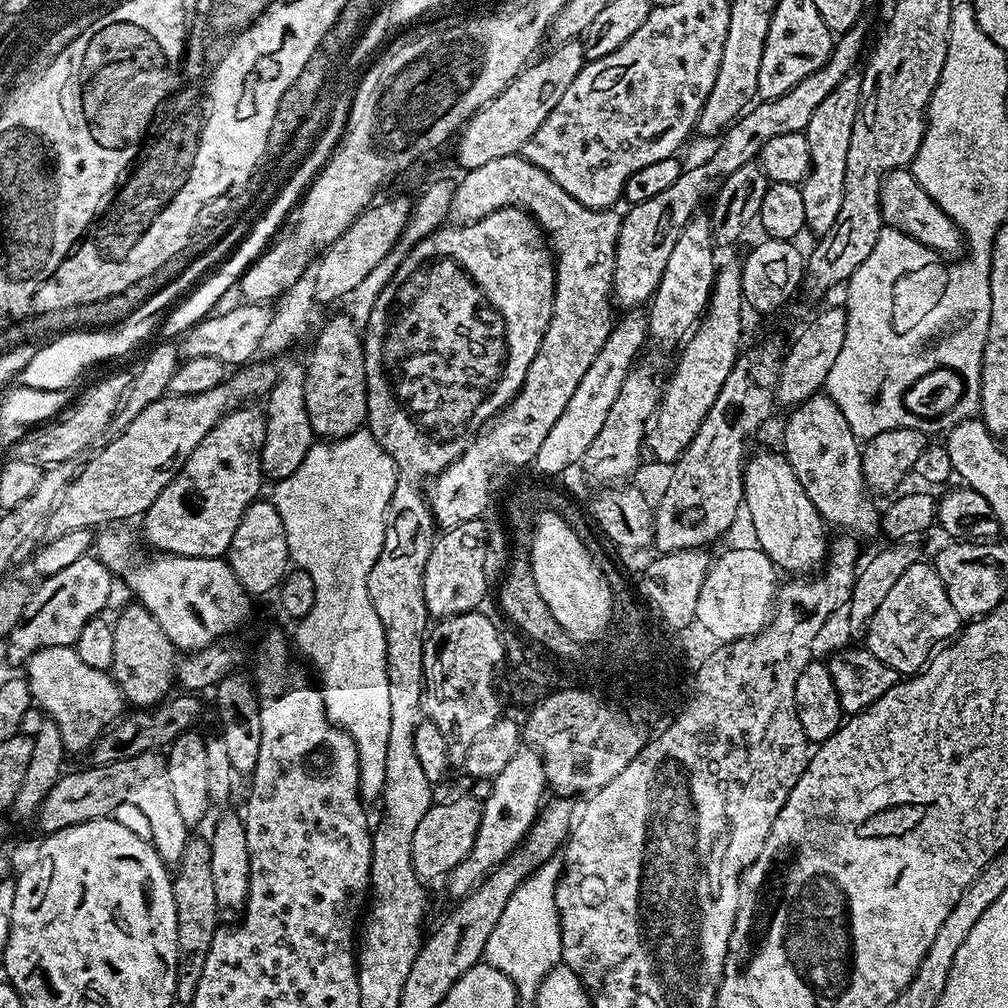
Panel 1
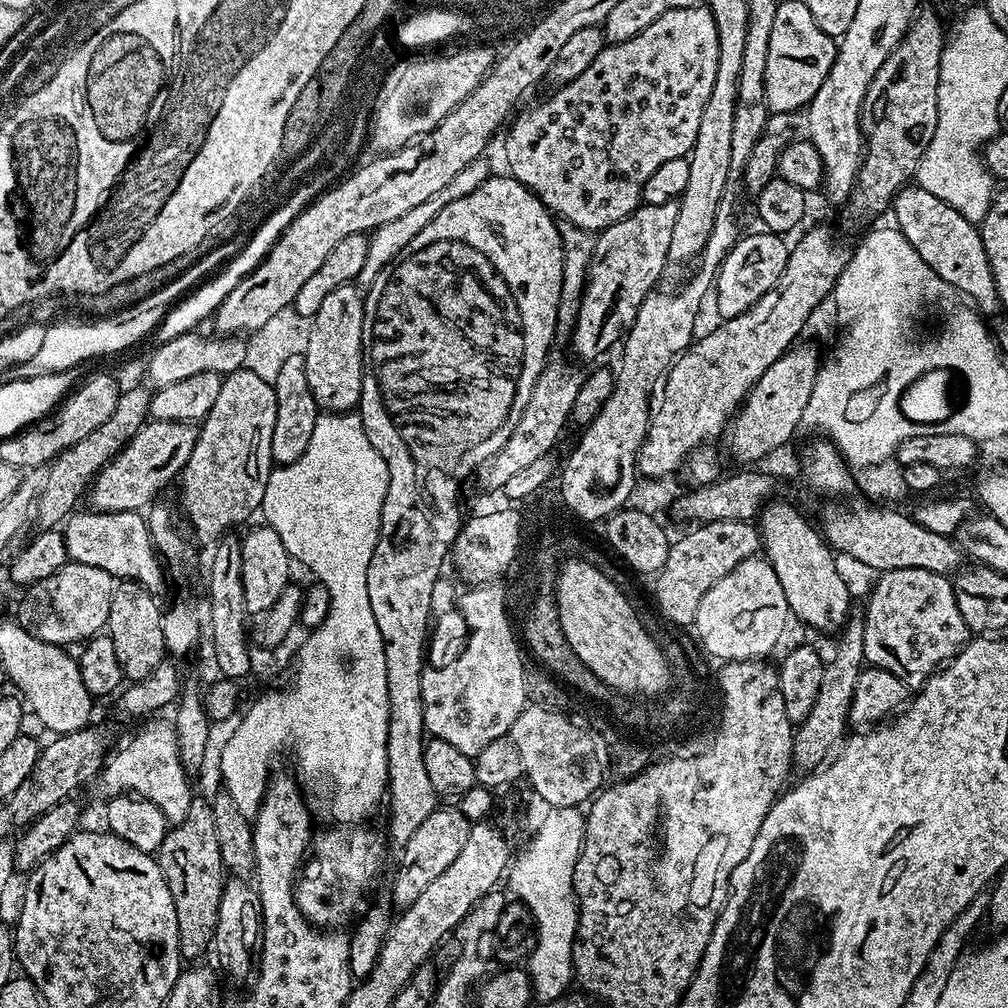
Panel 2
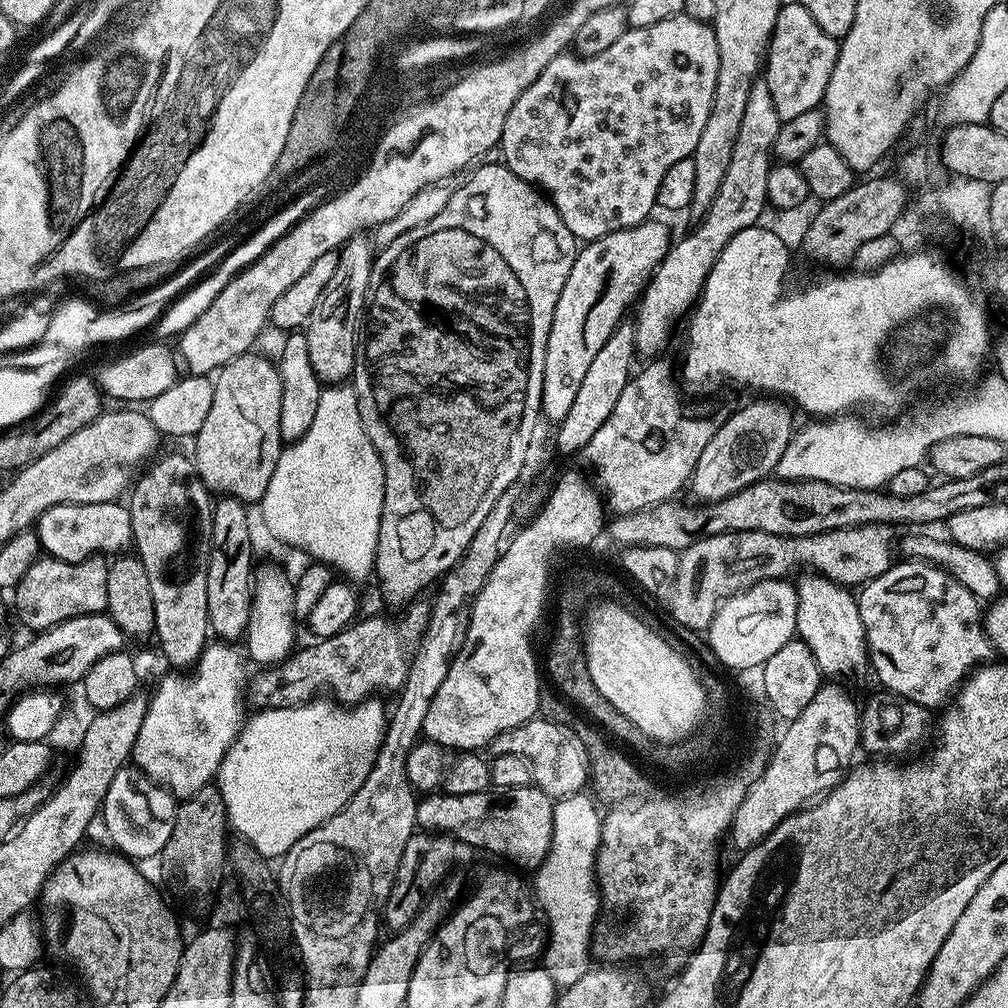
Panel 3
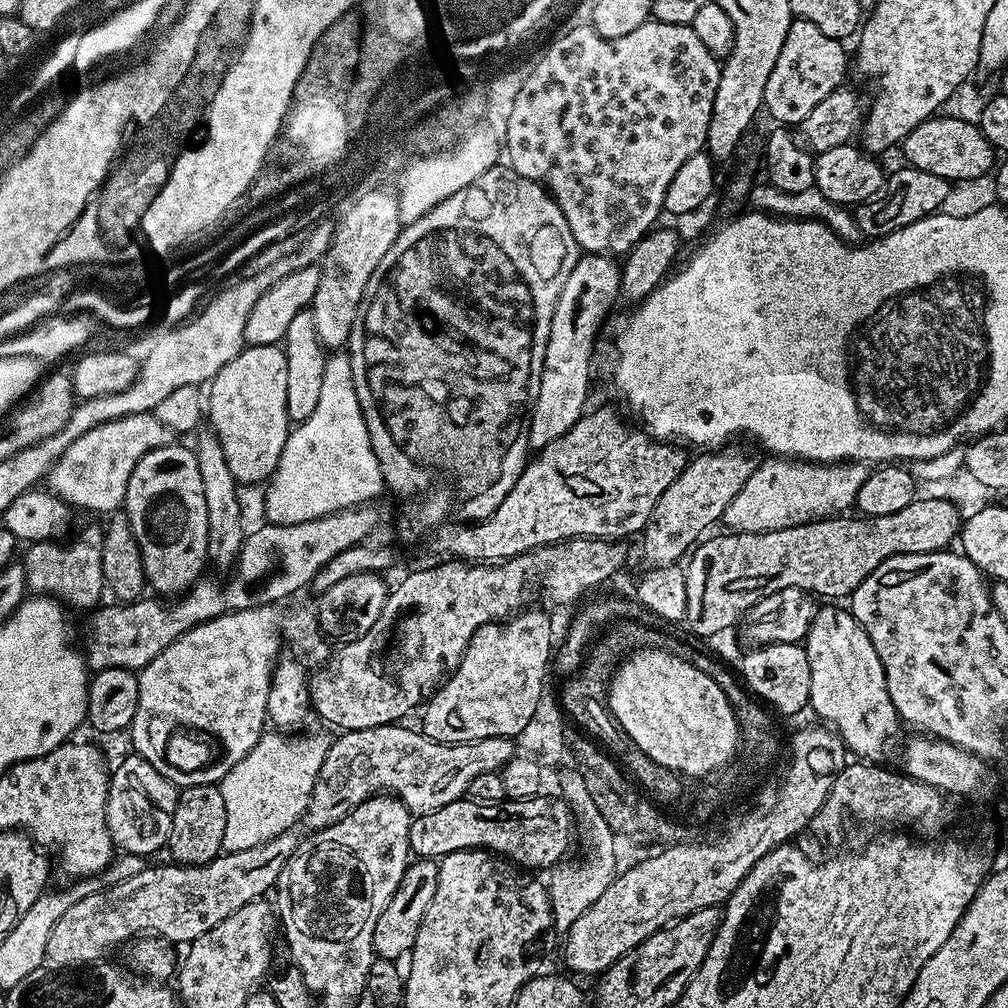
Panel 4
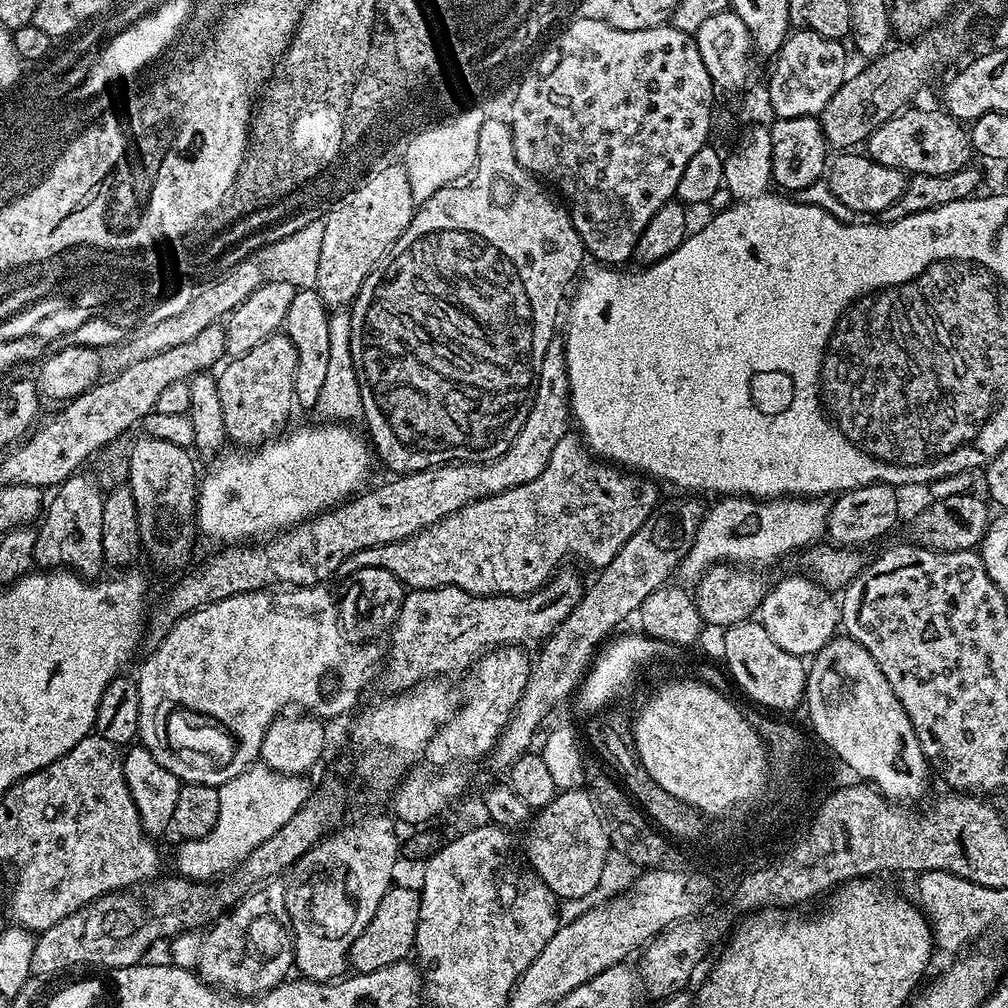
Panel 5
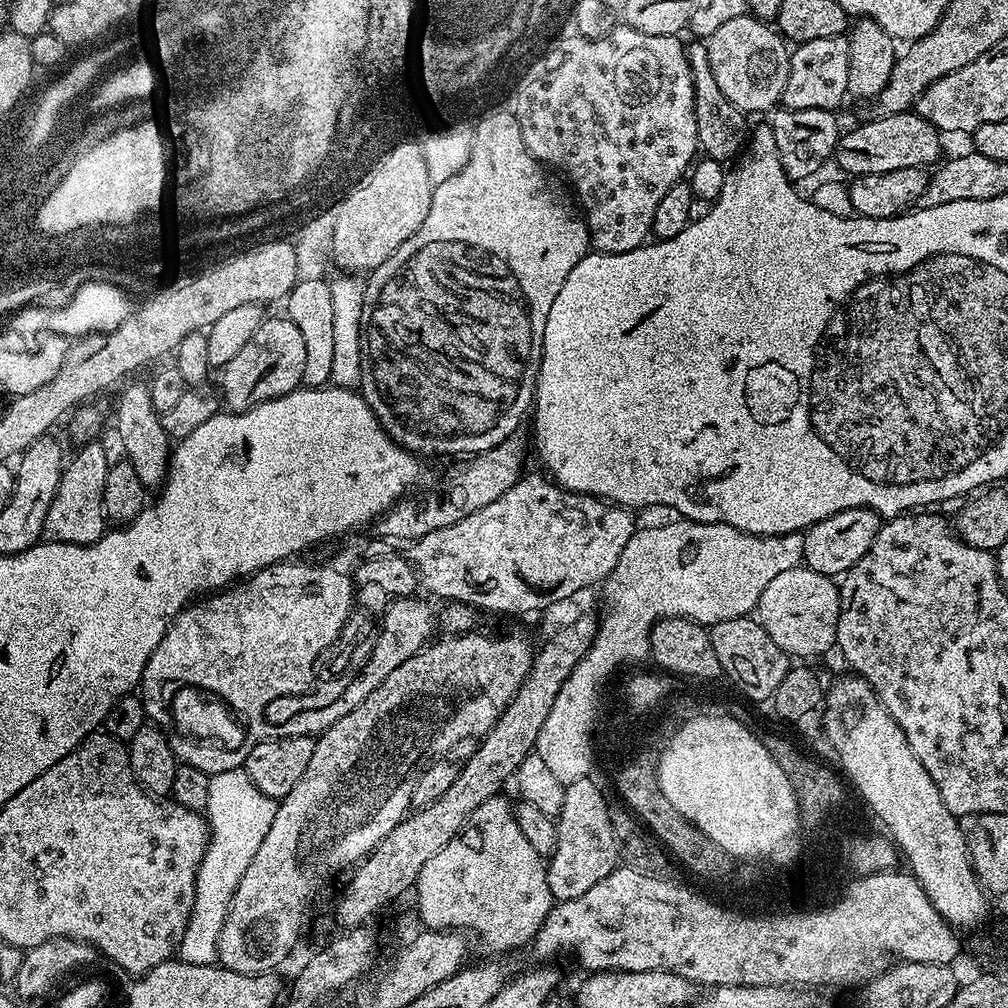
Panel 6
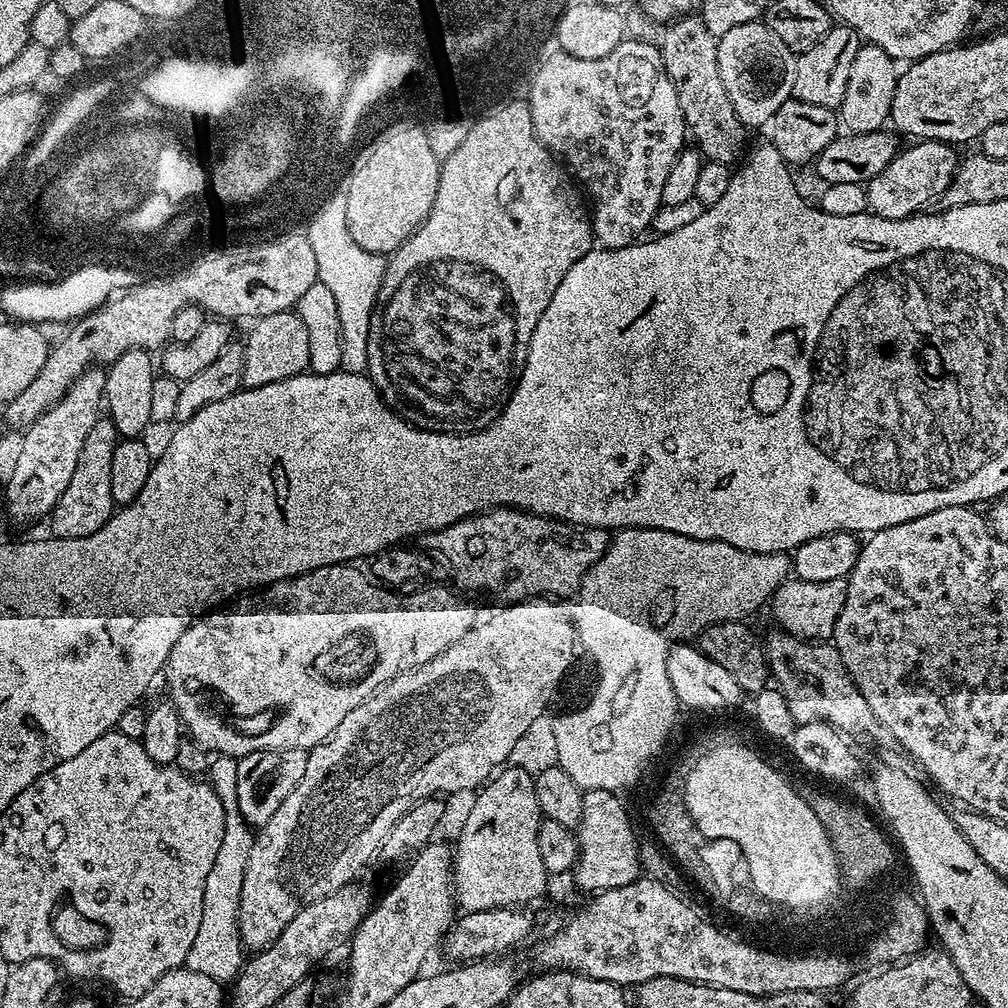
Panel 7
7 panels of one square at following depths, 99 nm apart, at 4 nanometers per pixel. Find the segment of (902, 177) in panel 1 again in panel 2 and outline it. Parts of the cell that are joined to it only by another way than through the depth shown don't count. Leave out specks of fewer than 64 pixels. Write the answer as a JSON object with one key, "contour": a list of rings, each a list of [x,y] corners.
{"contour":[[[919,186],[901,188],[890,205],[890,212],[896,215],[894,224],[898,231],[907,238],[910,246],[914,246],[914,250],[918,250],[926,266],[930,266],[930,270],[934,270],[934,274],[938,274],[949,289],[957,288],[965,292],[981,313],[1001,311],[990,258],[986,256],[986,246],[982,246],[977,225],[962,218],[962,214],[958,214],[958,210],[954,210],[948,201],[934,198],[930,190]]]}

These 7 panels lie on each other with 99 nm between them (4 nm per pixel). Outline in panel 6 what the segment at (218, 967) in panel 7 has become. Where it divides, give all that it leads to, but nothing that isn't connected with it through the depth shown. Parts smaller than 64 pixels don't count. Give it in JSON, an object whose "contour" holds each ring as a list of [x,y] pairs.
{"contour":[[[243,767],[209,775],[209,794],[203,811],[208,822],[208,845],[202,854],[202,862],[196,871],[194,906],[190,910],[186,930],[179,940],[177,957],[184,964],[208,965],[217,961],[217,940],[234,890],[246,874],[246,866],[258,854],[270,822],[274,822],[277,801],[262,794],[245,774]]]}

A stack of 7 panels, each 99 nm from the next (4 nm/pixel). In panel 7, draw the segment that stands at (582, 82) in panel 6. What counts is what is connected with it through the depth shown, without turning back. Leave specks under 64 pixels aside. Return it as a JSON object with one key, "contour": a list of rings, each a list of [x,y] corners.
{"contour":[[[625,38],[602,58],[578,58],[565,51],[546,65],[537,63],[532,81],[530,76],[526,84],[526,103],[534,134],[562,161],[586,196],[588,191],[587,199],[593,200],[592,234],[595,243],[606,248],[635,244],[645,235],[644,231],[653,227],[656,213],[662,207],[662,186],[666,186],[670,166],[674,166],[686,144],[686,127],[674,82],[663,64],[659,47],[646,41]]]}

